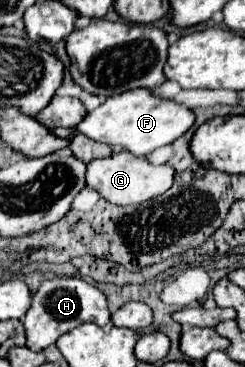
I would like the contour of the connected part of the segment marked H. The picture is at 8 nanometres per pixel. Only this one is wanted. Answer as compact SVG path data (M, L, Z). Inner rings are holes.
M54 277L50 281L44 281L40 289L32 295L32 305L24 315L26 347L32 351L44 351L46 347L54 345L60 335L72 331L86 321L92 321L98 327L106 327L110 323L110 313L106 305L108 303L104 293L80 277Z

